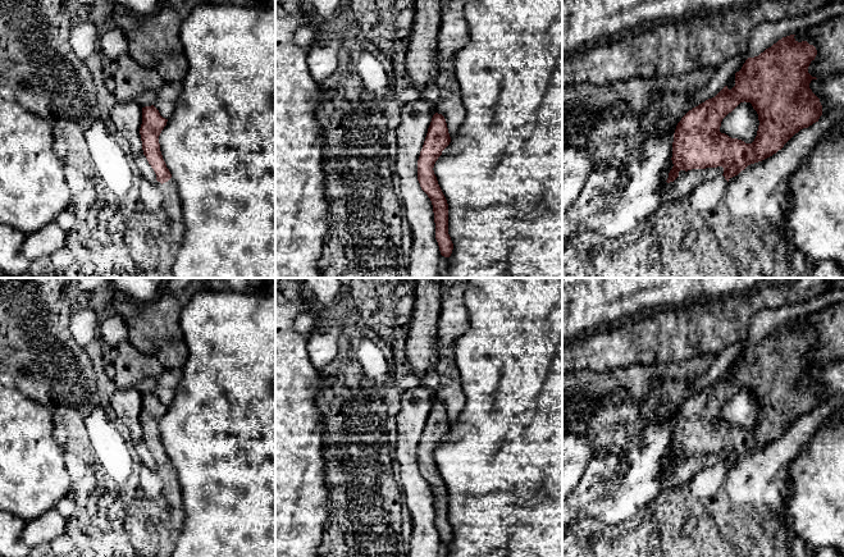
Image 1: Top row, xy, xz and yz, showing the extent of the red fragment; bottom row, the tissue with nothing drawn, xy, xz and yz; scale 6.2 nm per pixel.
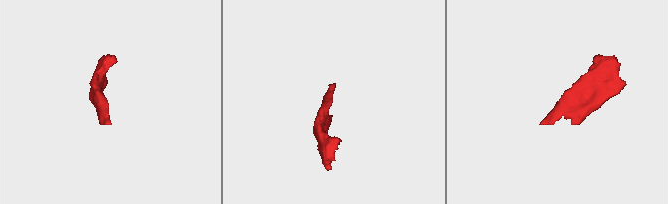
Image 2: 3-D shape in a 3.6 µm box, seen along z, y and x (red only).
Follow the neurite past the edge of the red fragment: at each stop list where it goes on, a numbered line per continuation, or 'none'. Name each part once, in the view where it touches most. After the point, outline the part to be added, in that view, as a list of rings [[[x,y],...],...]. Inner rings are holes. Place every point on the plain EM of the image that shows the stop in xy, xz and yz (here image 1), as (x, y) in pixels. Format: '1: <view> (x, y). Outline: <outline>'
1: xy (172, 496). Outline: [[[170,465],[163,471],[156,467],[156,471],[163,481],[161,499],[168,505],[169,508],[182,510],[182,492],[174,466]]]

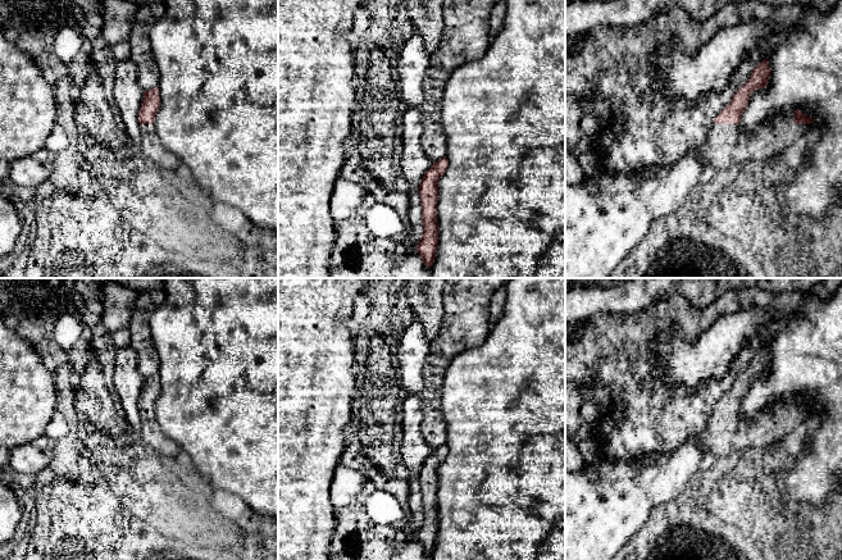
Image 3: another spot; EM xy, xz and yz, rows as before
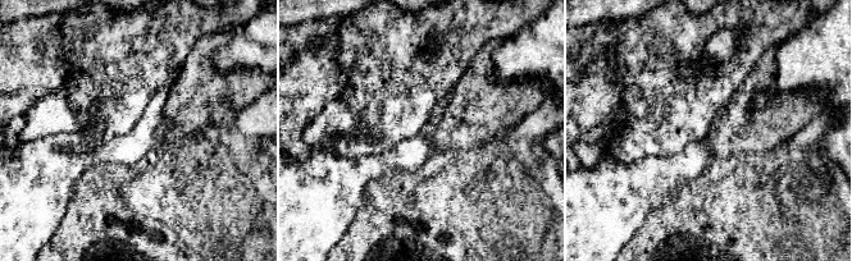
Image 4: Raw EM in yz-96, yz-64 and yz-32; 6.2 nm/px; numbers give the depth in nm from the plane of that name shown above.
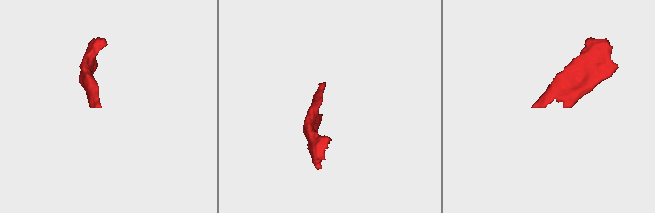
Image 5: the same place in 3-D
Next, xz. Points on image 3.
none

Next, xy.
1: xy (149, 431). Outline: [[[140,411],[141,424],[138,434],[141,440],[161,456],[176,457],[182,449],[173,440],[167,437],[155,419],[155,411]]]

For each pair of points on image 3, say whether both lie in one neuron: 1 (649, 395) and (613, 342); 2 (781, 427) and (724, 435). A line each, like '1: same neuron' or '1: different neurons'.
1: same neuron
2: same neuron

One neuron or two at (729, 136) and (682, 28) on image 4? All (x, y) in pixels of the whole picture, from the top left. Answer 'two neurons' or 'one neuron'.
two neurons

